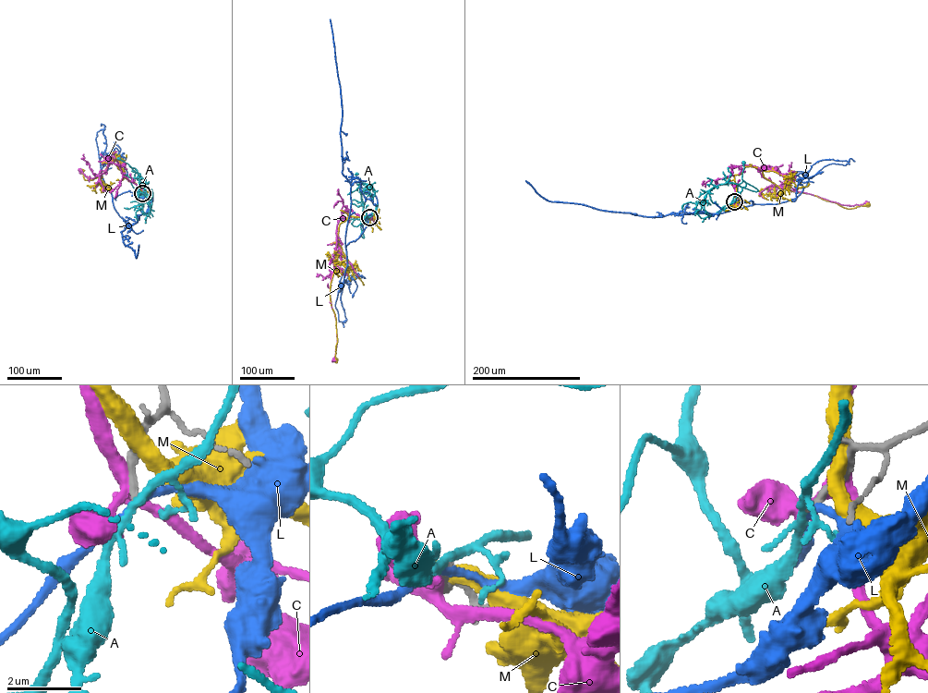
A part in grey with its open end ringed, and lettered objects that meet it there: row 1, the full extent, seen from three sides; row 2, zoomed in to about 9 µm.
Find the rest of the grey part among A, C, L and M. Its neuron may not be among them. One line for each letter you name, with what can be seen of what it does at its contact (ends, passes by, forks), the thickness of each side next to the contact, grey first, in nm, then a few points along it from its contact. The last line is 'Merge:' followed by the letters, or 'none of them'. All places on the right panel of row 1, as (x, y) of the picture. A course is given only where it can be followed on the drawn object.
Merge: none of them

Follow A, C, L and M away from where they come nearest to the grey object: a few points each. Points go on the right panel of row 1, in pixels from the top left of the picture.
A: (734, 201), (741, 188), (758, 190), (741, 179), (743, 163)
C: (735, 201), (735, 191), (729, 176), (733, 167), (745, 164), (753, 166), (776, 185), (842, 204), (866, 203)
L: (734, 201), (754, 204), (722, 212), (643, 216), (549, 201), (525, 180)
M: (735, 200), (734, 176), (751, 166), (758, 167), (765, 177), (790, 190), (813, 195), (848, 209), (867, 204)

